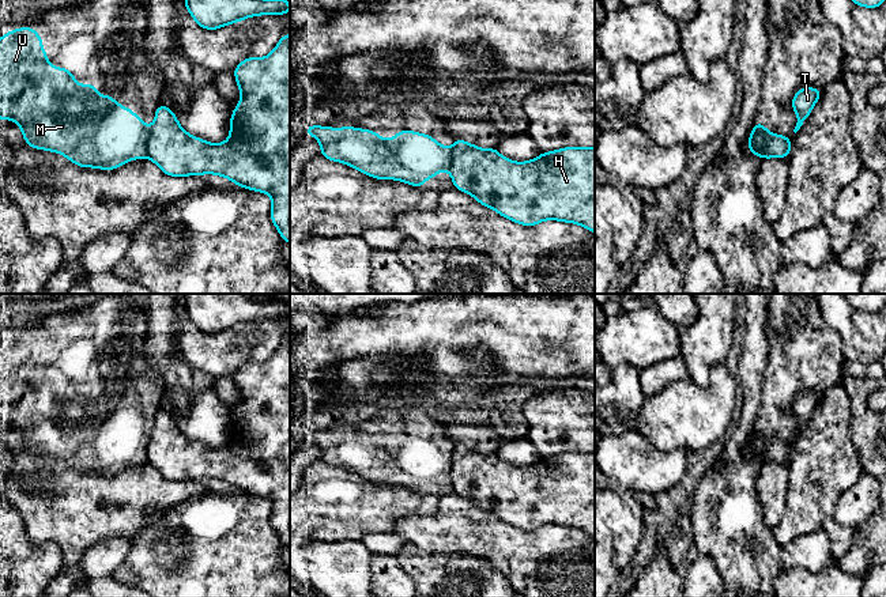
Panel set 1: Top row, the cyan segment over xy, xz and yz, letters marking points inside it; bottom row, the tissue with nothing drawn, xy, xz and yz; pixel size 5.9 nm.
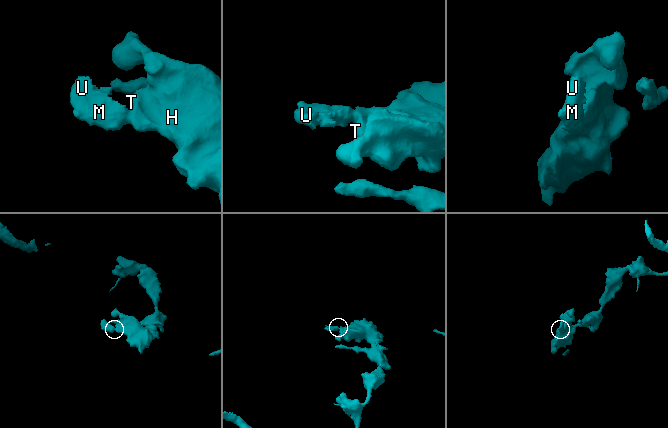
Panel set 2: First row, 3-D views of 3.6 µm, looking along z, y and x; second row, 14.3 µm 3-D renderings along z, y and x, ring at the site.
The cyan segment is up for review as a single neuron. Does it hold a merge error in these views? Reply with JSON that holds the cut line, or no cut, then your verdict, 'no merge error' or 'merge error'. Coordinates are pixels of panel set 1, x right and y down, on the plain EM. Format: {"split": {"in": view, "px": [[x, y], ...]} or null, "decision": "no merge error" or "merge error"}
{"split": {"in": "xy", "px": [[151, 433], [147, 441], [146, 461]]}, "decision": "merge error"}

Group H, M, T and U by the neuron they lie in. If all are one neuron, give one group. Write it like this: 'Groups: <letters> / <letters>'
Groups: H T / M U

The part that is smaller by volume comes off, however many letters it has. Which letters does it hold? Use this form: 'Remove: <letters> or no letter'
Remove: M, U

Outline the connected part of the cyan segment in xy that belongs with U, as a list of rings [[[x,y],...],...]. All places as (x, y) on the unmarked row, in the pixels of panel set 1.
[[[19,332],[0,343],[0,424],[12,424],[22,434],[23,445],[34,454],[64,460],[79,472],[114,475],[133,464],[147,462],[151,432],[128,411],[120,411],[112,400],[98,400],[95,389],[76,389],[68,373],[54,373],[42,355],[42,341],[33,332]]]

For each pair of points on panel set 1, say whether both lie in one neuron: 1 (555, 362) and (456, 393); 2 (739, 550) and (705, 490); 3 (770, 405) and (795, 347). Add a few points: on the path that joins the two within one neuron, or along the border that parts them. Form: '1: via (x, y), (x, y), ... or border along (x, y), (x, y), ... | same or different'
1: border along (490, 355), (501, 371), (521, 378) | different
2: via (734, 535), (727, 524), (727, 514), (717, 505) | same
3: via (779, 390), (795, 362) | same

